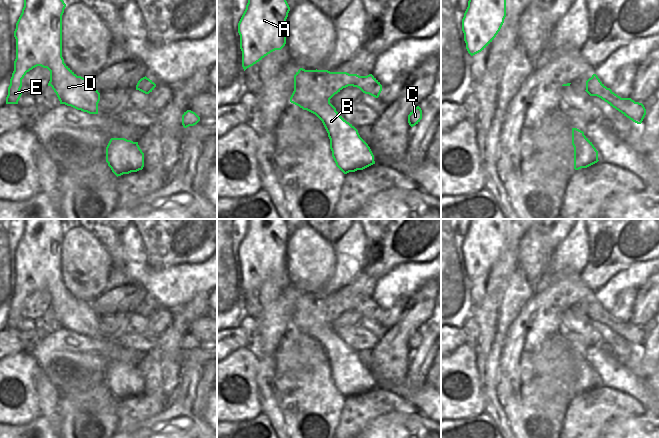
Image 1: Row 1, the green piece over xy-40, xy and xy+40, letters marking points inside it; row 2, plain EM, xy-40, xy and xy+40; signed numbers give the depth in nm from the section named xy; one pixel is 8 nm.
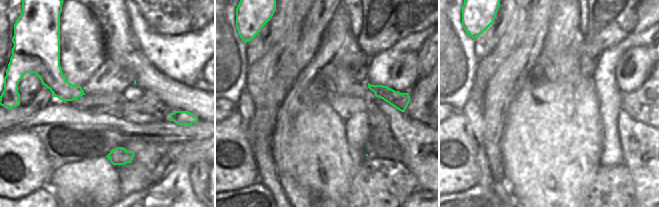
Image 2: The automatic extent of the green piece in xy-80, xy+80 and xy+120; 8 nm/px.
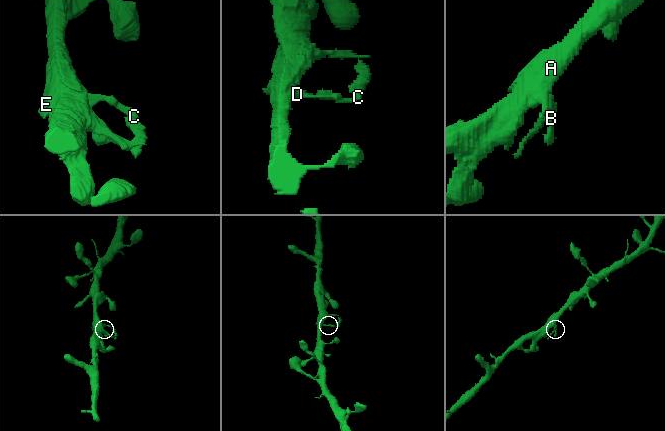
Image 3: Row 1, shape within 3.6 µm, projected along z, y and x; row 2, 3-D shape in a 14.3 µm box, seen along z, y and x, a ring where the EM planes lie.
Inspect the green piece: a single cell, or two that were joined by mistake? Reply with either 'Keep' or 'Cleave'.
Keep

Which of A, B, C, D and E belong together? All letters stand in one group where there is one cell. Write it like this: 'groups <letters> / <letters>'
groups A B C D E

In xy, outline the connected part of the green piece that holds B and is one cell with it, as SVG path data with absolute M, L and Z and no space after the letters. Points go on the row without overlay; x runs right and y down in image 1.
M300 292L294 299L294 315L290 321L291 327L315 338L322 345L330 363L332 381L344 398L375 388L374 379L358 354L330 327L335 318L348 310L357 311L375 322L382 315L382 309L372 298L359 300Z

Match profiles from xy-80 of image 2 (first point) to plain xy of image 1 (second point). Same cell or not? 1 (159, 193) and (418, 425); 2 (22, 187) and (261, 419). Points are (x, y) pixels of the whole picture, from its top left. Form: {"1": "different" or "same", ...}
{"1": "same", "2": "different"}

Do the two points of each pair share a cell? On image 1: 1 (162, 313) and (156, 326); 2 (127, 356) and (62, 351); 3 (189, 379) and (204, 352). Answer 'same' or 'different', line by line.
1: same
2: same
3: different

